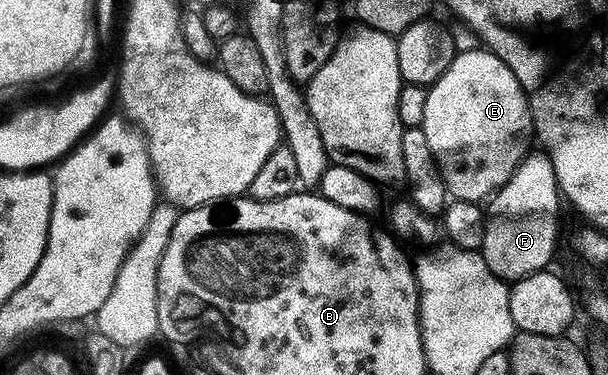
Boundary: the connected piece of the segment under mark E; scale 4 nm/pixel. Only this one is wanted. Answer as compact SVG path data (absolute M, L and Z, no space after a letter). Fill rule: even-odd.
M462 49L455 60L451 60L451 68L439 76L434 86L428 87L426 112L420 127L427 136L427 144L431 144L446 191L456 201L481 204L497 193L497 189L513 175L513 169L522 158L530 153L529 138L531 142L534 133L529 101L519 80L515 80L515 72L511 72L511 68L507 68L507 64L503 64L503 60L490 50L476 49Z

